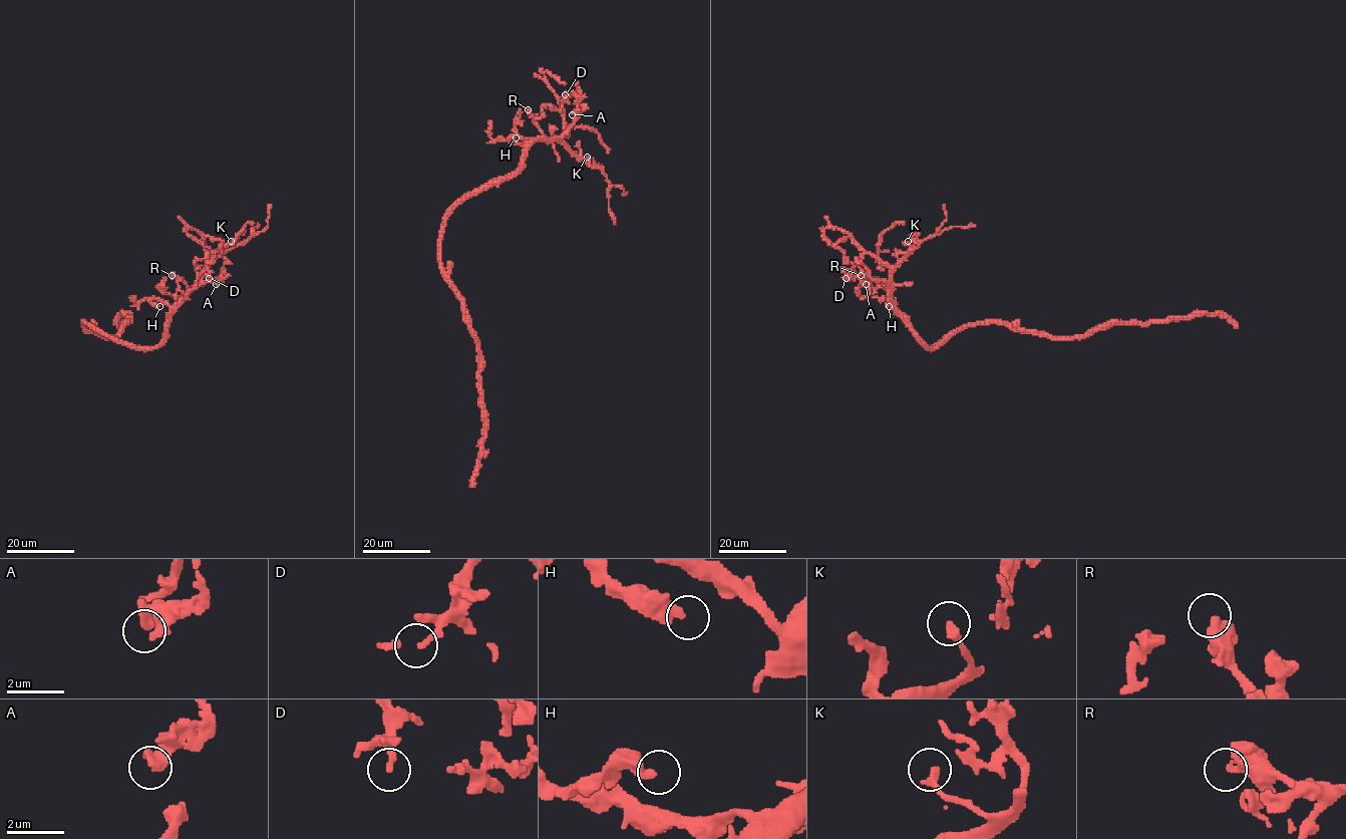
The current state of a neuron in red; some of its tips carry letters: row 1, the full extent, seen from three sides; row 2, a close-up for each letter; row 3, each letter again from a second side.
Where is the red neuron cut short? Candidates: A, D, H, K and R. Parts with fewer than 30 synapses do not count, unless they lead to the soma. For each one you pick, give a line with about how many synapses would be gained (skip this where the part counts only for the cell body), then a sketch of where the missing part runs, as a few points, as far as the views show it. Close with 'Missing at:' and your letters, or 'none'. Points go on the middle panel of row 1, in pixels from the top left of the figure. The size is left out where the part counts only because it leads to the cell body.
Missing at: none

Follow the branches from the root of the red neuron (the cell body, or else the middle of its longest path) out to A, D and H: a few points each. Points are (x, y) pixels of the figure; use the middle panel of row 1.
A: (451, 212), (510, 179), (520, 169), (524, 153), (536, 142), (559, 137), (574, 121), (578, 107), (572, 114)
D: (451, 212), (471, 196), (510, 179), (520, 169), (524, 153), (536, 141), (557, 141), (563, 135), (565, 94)
H: (451, 212), (465, 199), (502, 179), (510, 179), (518, 171), (527, 144), (507, 138), (516, 137)

